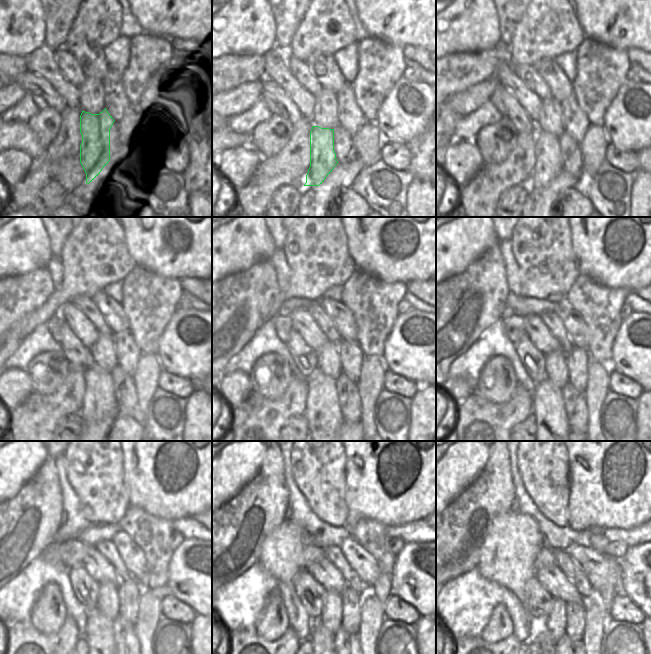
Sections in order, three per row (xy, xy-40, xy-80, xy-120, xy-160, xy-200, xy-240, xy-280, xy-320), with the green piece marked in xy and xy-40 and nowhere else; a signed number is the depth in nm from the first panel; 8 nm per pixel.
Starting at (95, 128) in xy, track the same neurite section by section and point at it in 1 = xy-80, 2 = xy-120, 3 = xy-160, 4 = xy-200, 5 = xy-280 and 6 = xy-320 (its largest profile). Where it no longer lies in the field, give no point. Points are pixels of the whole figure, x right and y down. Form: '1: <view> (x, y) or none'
1: xy-80 (548, 165)
2: xy-120 (99, 402)
3: xy-160 (323, 413)
4: xy-200 (548, 409)
5: xy-280 (322, 639)
6: xy-320 (545, 642)

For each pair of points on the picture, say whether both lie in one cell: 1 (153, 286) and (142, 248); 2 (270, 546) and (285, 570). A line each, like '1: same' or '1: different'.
1: different
2: same

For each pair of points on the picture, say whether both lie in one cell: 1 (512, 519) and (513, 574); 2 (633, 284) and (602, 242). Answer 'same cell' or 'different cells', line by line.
1: same cell
2: same cell

